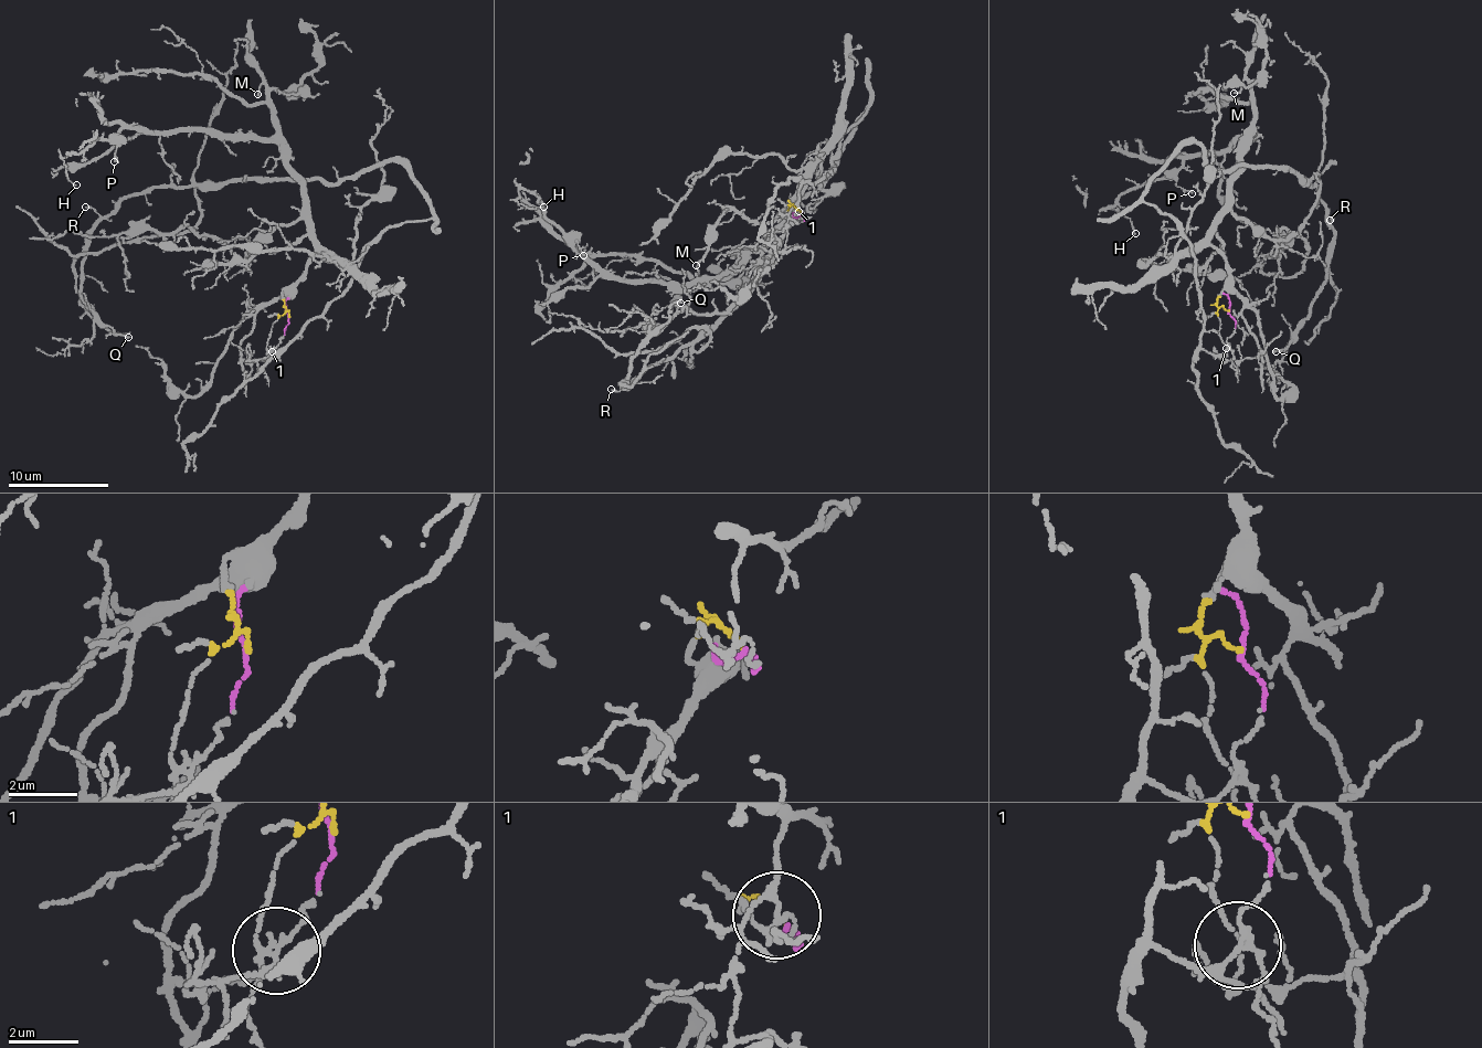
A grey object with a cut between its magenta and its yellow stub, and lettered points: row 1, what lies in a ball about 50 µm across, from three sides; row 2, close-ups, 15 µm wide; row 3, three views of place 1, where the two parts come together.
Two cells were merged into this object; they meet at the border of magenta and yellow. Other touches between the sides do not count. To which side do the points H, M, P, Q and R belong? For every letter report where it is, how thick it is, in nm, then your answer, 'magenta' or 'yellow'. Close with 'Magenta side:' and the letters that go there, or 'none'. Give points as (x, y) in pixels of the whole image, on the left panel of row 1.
H: at (76, 184); 90 nm thick; yellow
M: at (257, 94); 120 nm thick; yellow
P: at (114, 161); 140 nm thick; yellow
Q: at (128, 337); 140 nm thick; magenta
R: at (85, 207); 120 nm thick; magenta
Magenta side: Q, R

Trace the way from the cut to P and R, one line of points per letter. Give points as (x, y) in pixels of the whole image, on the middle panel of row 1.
P: (801, 212), (784, 216), (798, 213), (791, 202), (729, 270), (679, 283), (602, 277), (583, 254)
R: (801, 215), (801, 183), (831, 172), (866, 107), (827, 176), (795, 203), (753, 289), (670, 359), (611, 389)

